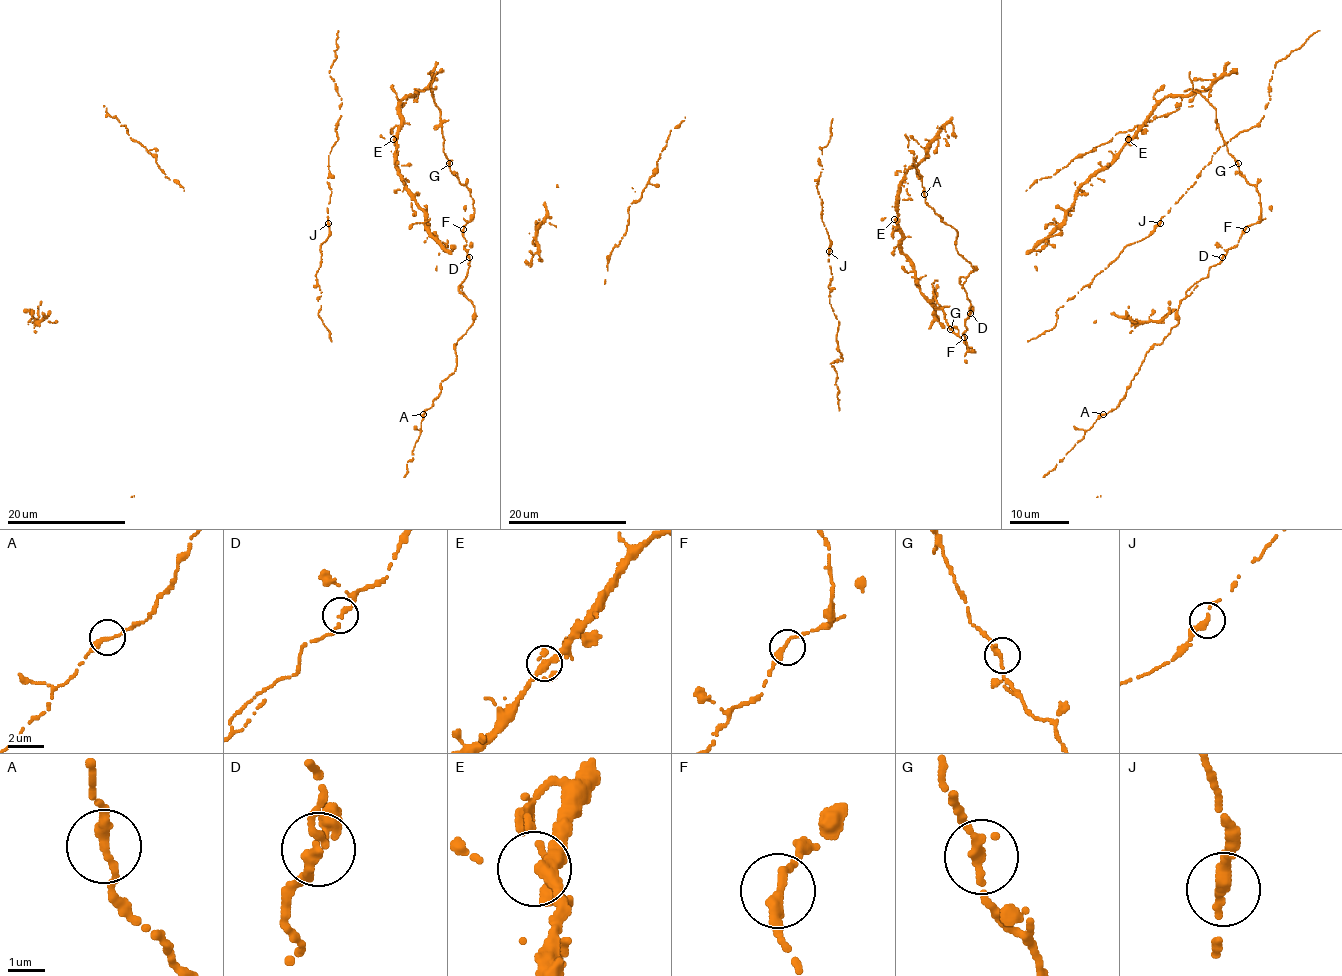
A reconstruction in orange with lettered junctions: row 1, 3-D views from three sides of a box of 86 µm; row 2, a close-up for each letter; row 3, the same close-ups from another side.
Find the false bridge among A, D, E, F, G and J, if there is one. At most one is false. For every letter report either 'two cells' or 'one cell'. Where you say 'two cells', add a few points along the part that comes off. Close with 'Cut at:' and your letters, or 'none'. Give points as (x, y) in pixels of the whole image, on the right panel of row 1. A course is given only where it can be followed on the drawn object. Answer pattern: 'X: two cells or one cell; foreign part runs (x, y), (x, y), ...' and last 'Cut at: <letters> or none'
A: one cell
D: one cell
E: one cell
F: one cell
G: one cell
J: one cell
Cut at: none

